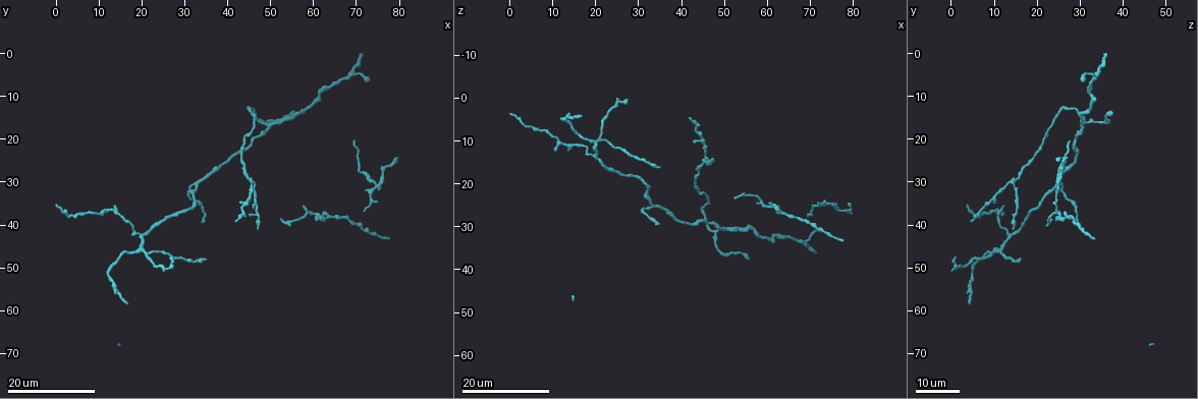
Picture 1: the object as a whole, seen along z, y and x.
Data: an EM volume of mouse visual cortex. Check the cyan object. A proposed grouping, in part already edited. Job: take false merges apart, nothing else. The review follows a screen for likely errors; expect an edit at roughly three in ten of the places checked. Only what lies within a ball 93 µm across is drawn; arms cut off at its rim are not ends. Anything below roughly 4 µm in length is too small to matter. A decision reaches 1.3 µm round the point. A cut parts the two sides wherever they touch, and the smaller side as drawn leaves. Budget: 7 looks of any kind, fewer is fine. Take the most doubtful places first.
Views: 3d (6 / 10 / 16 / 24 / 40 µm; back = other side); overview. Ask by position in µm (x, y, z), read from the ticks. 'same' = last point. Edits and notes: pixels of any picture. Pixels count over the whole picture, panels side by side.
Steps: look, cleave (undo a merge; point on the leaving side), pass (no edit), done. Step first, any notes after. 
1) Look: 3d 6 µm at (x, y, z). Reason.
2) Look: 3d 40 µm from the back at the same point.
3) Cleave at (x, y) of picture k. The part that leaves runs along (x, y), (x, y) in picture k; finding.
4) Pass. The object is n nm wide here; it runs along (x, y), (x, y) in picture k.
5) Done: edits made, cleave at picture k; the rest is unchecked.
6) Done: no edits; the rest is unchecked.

Look: 3d 24 µm at (48.5, 16.0, 31.0). Arms part here.

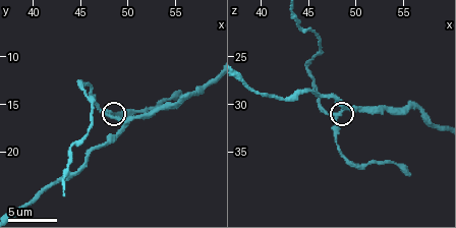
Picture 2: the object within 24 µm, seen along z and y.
Look: 3d 10 µm at (47.8, 16.0, 31.2). Zoom in.

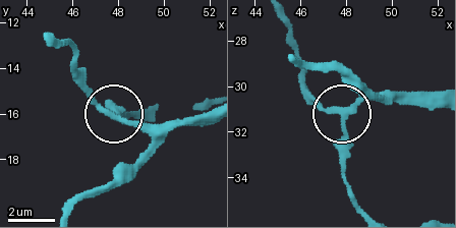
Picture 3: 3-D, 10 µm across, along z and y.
Pass. The object is 210 nm wide here; continuous, no second neuron.

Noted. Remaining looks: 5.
Look: 3d 16 µm at (33.0, 30.5, 24.5). Three arms meet.

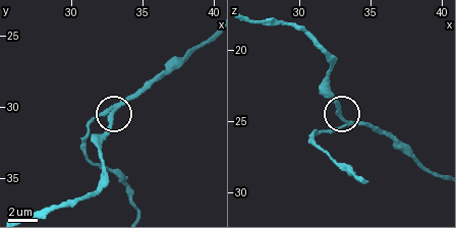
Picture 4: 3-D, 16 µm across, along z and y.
Look: 3d 6 µm at (33.2, 30.2, 25.2).

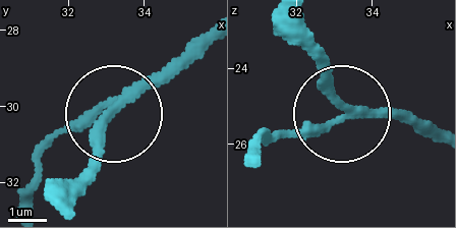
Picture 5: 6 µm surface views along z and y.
Look: 3d 6 µm from the back at the same point.

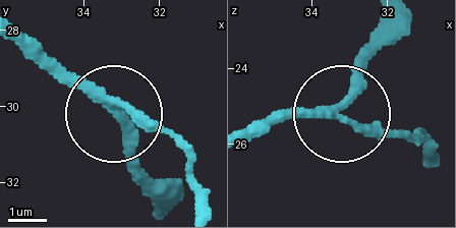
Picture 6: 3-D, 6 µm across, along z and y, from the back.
Pass. 3 arms meet here; it runs along (18, 35), (106, 99), (145, 193) in picture 6; continuous, no second neuron.

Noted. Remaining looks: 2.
Look: 3d 24 µm at (69.5, 5.0, 34.0). Three arms meet.

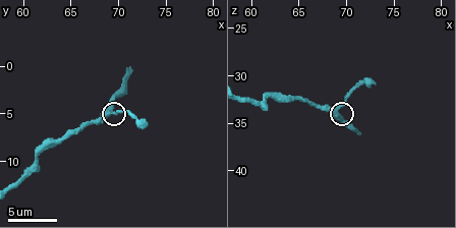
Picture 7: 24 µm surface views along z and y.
Look: 3d 6 µm at (68.6, 4.6, 33.6).

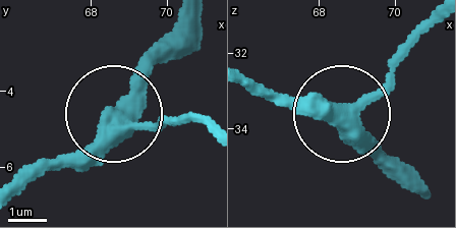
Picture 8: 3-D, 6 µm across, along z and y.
Pass. It runs along (21, 186), (79, 158), (109, 112), (138, 125), (193, 119) in picture 8; all the same neuron.

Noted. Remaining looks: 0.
Done: no edits; the rest is unchecked.

